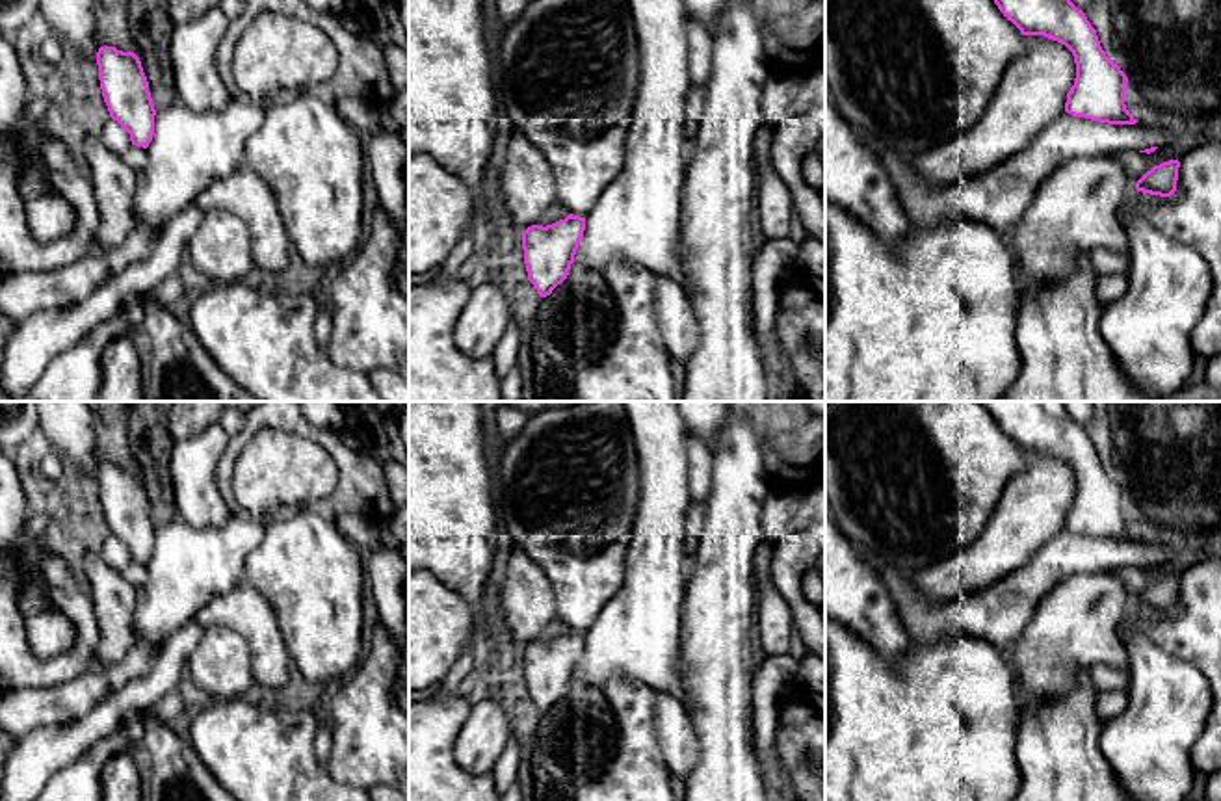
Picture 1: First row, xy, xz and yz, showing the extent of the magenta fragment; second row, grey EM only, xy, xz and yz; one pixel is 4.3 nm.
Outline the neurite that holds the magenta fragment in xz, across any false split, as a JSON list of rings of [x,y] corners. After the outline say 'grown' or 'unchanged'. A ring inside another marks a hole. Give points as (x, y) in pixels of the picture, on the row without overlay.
[[[572,630],[546,643],[532,641],[522,647],[528,697],[541,714],[567,695],[584,647],[585,634]]] | unchanged

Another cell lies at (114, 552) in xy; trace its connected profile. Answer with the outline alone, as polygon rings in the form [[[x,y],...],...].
[[[113,535],[104,541],[98,554],[110,567],[119,572],[123,572],[132,563],[130,550]]]

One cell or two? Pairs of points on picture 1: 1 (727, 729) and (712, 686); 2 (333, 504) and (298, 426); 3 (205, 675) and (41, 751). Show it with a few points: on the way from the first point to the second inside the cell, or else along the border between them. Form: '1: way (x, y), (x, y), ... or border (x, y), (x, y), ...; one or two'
1: way (722, 718), (722, 697); one
2: way (348, 482), (348, 461), (320, 435); one
3: border (197, 642), (186, 664), (184, 684); two

